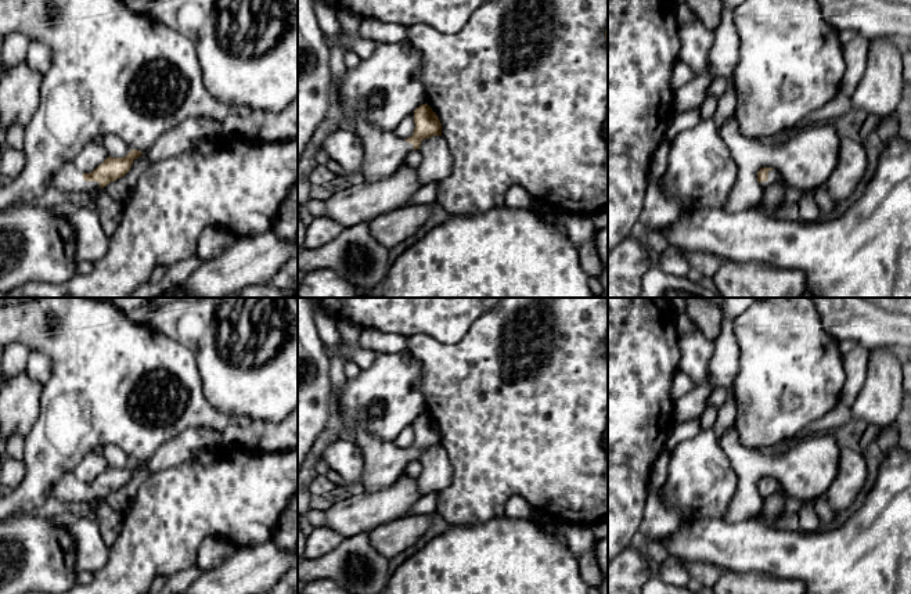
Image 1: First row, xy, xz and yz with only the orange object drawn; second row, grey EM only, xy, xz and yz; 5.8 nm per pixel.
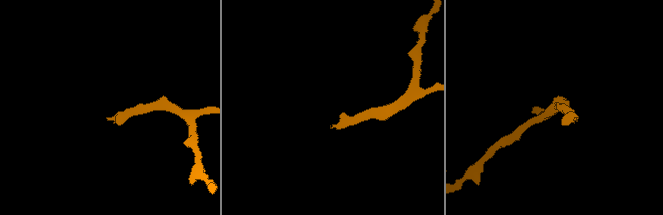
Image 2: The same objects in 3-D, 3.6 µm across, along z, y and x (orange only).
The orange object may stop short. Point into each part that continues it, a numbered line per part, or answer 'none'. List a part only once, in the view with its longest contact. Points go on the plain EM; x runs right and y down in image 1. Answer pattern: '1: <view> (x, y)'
1: xy (68, 489)

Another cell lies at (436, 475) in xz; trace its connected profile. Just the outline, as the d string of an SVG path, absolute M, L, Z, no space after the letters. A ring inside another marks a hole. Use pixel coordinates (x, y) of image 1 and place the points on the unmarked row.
M433 446L421 451L422 472L417 478L422 496L440 493L453 480L453 467L443 446Z

